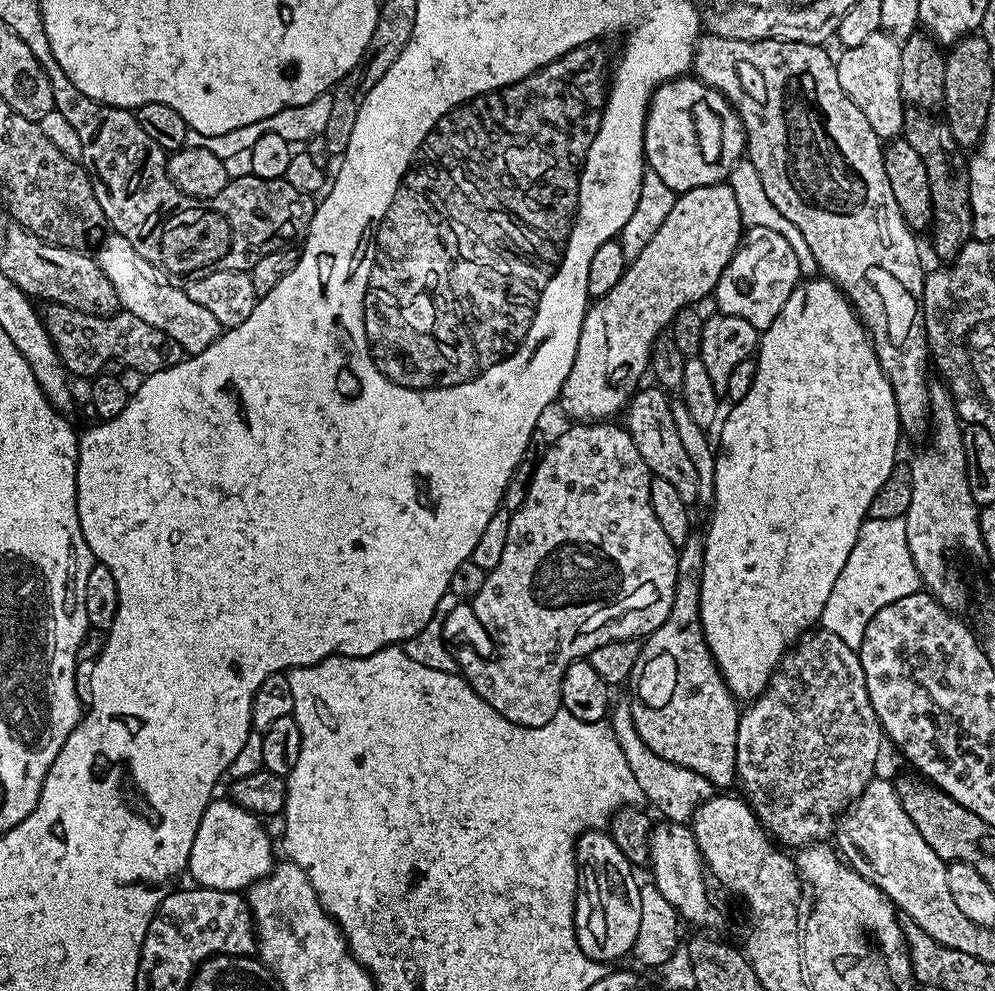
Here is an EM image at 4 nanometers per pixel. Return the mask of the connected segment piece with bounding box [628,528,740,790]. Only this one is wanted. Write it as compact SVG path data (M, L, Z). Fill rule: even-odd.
M694 528L687 535L686 542L679 547L674 605L671 606L666 622L652 632L640 647L638 662L628 679L628 686L633 689L629 706L634 726L648 748L672 763L704 775L717 789L726 790L729 789L726 787L732 784L734 786L737 781L737 722L740 710L736 698L721 678L720 669L713 661L701 624L702 568L707 556L704 537L705 533L701 529Z

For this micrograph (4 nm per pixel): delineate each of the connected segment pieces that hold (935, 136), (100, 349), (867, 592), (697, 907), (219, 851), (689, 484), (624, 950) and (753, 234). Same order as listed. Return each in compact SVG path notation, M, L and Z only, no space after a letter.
M909 107L904 113L904 130L902 139L914 146L918 150L919 157L925 162L926 171L930 180L930 195L933 199L933 216L930 227L930 234L933 236L932 248L936 251L936 256L940 262L955 261L956 255L968 245L968 241L973 239L972 234L972 207L970 206L970 163L965 149L958 146L954 140L954 134L950 132L947 119L933 114L928 110Z
M48 304L42 312L46 330L50 334L56 352L73 377L95 377L103 373L106 362L121 360L125 369L132 368L144 376L166 370L172 364L185 359L186 353L176 341L169 340L160 329L147 325L141 318L129 314L117 314L107 318L88 316L61 304Z
M902 518L867 519L860 527L850 558L846 558L846 566L842 566L842 574L838 574L838 582L834 582L834 590L830 590L830 598L826 598L819 627L838 634L846 646L858 650L870 618L882 606L890 606L890 602L898 602L898 598L906 598L906 594L914 594L921 588L920 574L906 540L906 522Z
M661 819L653 827L652 834L648 837L648 864L650 869L652 868L651 883L655 884L662 898L666 898L666 902L670 902L670 906L674 906L683 919L695 927L696 925L706 926L708 928L705 929L708 930L714 930L712 928L721 924L722 916L708 898L709 881L706 879L706 869L704 860L700 856L700 847L687 823Z
M228 798L220 799L213 799L202 814L202 822L198 822L198 834L194 834L194 846L190 846L186 872L196 879L193 881L199 887L240 892L272 871L272 840L259 815Z
M641 387L628 401L627 430L634 438L634 446L638 446L638 454L642 454L652 475L666 478L666 482L677 488L678 494L682 494L682 498L689 506L695 505L698 500L698 474L694 470L694 462L690 462L690 454L686 454L686 449L682 446L682 438L678 438L674 414L670 414L672 400L663 388L651 387Z
M604 830L579 833L576 837L576 867L578 869L578 895L576 898L576 937L578 946L592 960L609 962L619 956L628 956L638 938L638 921L642 919L640 884L634 873L634 866L618 850L611 835Z
M754 226L745 231L734 258L722 270L714 295L720 312L746 318L750 326L763 330L778 318L782 306L786 306L786 298L790 298L801 280L798 257L790 242L775 230Z

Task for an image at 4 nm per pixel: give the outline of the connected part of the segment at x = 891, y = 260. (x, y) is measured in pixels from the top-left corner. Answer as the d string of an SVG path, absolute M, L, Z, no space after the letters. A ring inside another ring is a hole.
M711 34L701 35L696 41L696 52L692 56L691 71L695 79L701 80L708 88L717 88L719 92L727 98L732 109L740 115L740 121L744 127L744 138L746 141L746 159L754 164L758 170L758 175L762 180L763 189L766 190L767 197L792 222L798 226L810 251L817 259L819 271L827 279L831 280L852 303L857 316L863 322L864 328L868 331L868 339L871 340L874 350L878 354L878 362L894 390L894 402L898 406L898 418L900 427L905 433L916 436L919 432L927 433L930 428L930 398L928 390L930 379L928 380L928 366L930 370L930 332L924 328L924 277L926 267L920 261L920 248L916 245L914 232L904 220L902 211L898 208L897 199L894 198L890 188L889 179L886 178L886 169L883 162L884 149L882 141L874 130L870 130L870 122L866 122L866 114L850 102L842 90L842 85L838 83L838 70L833 53L828 53L827 47L818 44L807 44L806 42L786 42L785 40L759 40L758 42L742 42L738 38L718 38Z

